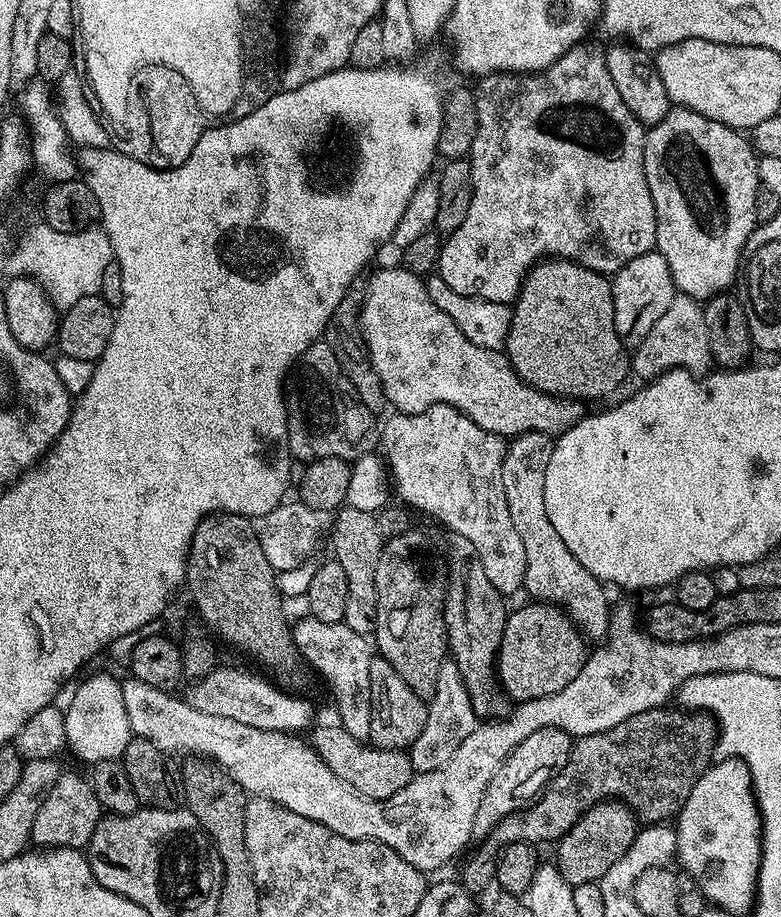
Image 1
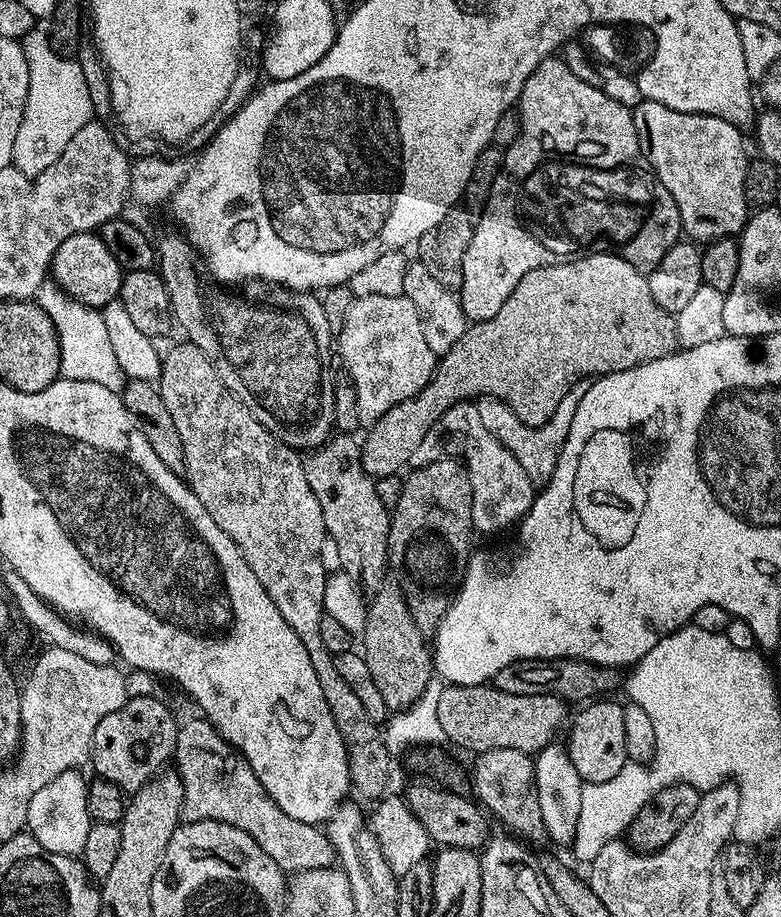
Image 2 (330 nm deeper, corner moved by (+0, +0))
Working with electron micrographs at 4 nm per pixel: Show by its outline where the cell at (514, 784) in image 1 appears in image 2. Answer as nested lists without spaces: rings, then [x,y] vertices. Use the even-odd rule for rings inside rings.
[[[596,698],[585,703],[584,708],[576,716],[572,724],[572,733],[566,739],[568,757],[578,770],[581,780],[585,784],[610,782],[622,766],[629,763],[626,750],[626,718],[624,717],[624,704],[615,704],[612,698]]]

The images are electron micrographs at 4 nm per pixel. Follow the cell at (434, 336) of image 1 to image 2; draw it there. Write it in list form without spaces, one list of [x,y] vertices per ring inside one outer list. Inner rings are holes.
[[[404,295],[394,298],[357,296],[351,301],[344,321],[338,324],[338,360],[348,367],[347,379],[356,391],[358,414],[371,426],[398,402],[414,398],[428,385],[438,363],[434,350],[422,334],[422,322],[414,302]]]

